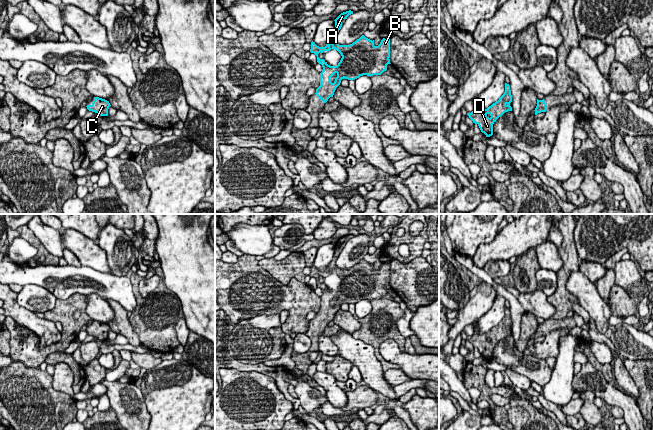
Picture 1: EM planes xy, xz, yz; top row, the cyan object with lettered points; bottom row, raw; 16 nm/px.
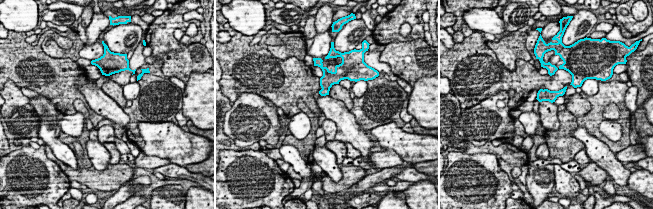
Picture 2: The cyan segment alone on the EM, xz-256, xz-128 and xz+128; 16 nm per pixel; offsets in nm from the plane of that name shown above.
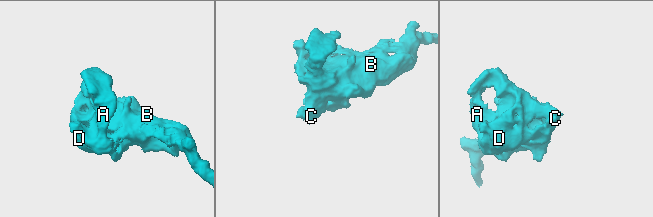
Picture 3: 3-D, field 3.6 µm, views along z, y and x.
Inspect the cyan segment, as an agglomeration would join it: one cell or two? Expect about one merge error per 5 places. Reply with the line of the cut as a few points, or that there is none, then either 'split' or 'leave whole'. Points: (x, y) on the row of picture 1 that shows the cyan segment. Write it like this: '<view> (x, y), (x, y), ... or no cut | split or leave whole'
no cut | leave whole

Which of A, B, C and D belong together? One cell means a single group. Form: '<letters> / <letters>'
A B C D

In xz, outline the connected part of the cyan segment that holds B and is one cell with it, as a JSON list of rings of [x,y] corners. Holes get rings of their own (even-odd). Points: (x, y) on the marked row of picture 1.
[[[349,10],[341,13],[334,21],[335,28],[332,37],[325,47],[317,46],[311,42],[310,52],[317,56],[317,62],[322,65],[320,73],[320,86],[316,89],[316,95],[324,103],[333,97],[336,88],[342,79],[355,80],[360,76],[381,75],[387,70],[390,63],[390,39],[383,38],[378,46],[374,45],[374,40],[370,40],[362,35],[350,45],[339,45],[336,36],[342,27],[342,20],[347,19],[353,11]],[[331,49],[337,50],[342,58],[337,66],[330,66],[324,59],[320,59],[318,54]]]

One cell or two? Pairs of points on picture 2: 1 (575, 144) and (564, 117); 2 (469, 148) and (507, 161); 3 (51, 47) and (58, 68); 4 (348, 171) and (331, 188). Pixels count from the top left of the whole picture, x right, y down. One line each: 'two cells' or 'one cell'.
1: one cell
2: one cell
3: two cells
4: one cell

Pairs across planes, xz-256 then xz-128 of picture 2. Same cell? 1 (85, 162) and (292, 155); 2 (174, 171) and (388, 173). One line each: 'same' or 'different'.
1: different
2: different

